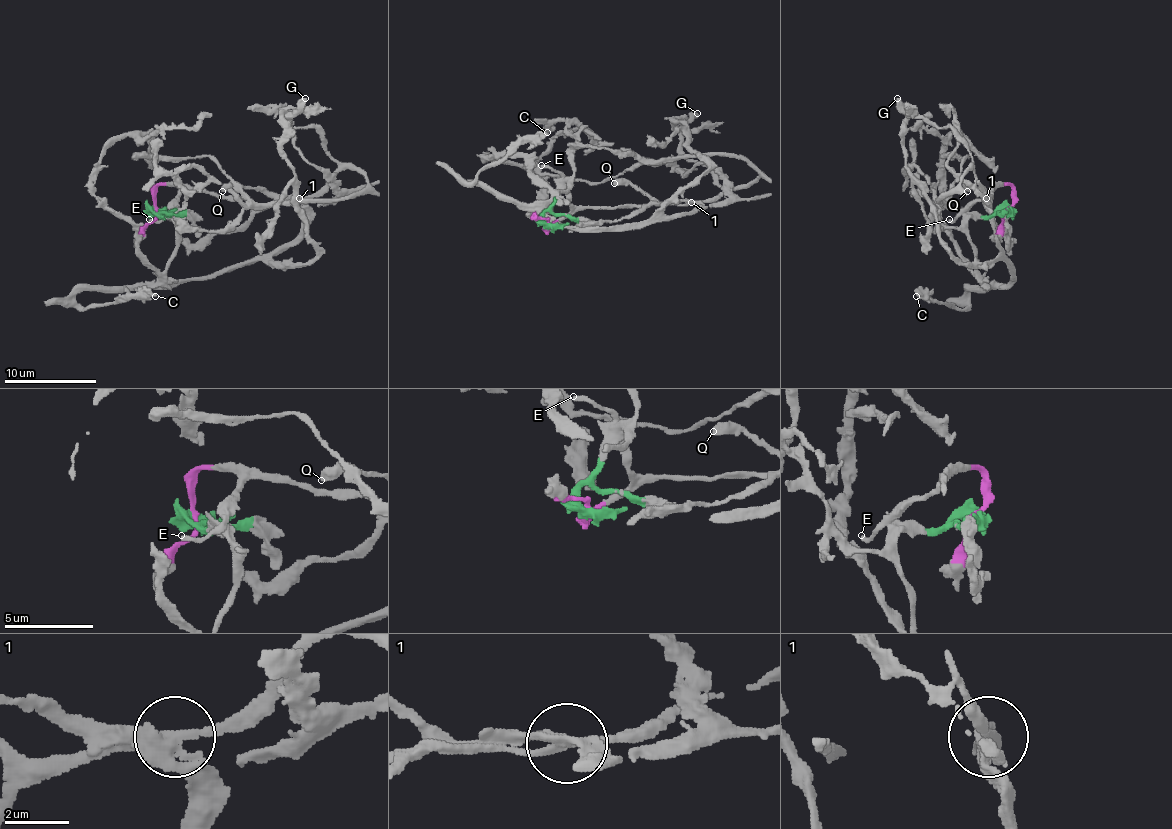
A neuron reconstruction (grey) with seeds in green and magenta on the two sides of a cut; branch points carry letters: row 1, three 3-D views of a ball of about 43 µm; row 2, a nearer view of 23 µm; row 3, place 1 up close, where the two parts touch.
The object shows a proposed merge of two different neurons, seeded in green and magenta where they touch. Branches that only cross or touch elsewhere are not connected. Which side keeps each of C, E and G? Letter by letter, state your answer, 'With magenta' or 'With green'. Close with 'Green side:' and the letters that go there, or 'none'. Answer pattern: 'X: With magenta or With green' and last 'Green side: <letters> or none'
C: With green
E: With magenta
G: With magenta
Green side: C

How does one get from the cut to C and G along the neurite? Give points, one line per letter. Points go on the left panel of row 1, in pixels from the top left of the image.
C: (155, 207), (174, 219), (176, 251), (167, 270), (148, 286), (91, 286), (74, 300), (88, 309), (155, 295)
G: (155, 207), (160, 184), (259, 205), (317, 193), (338, 161), (312, 126), (291, 126), (305, 99)

